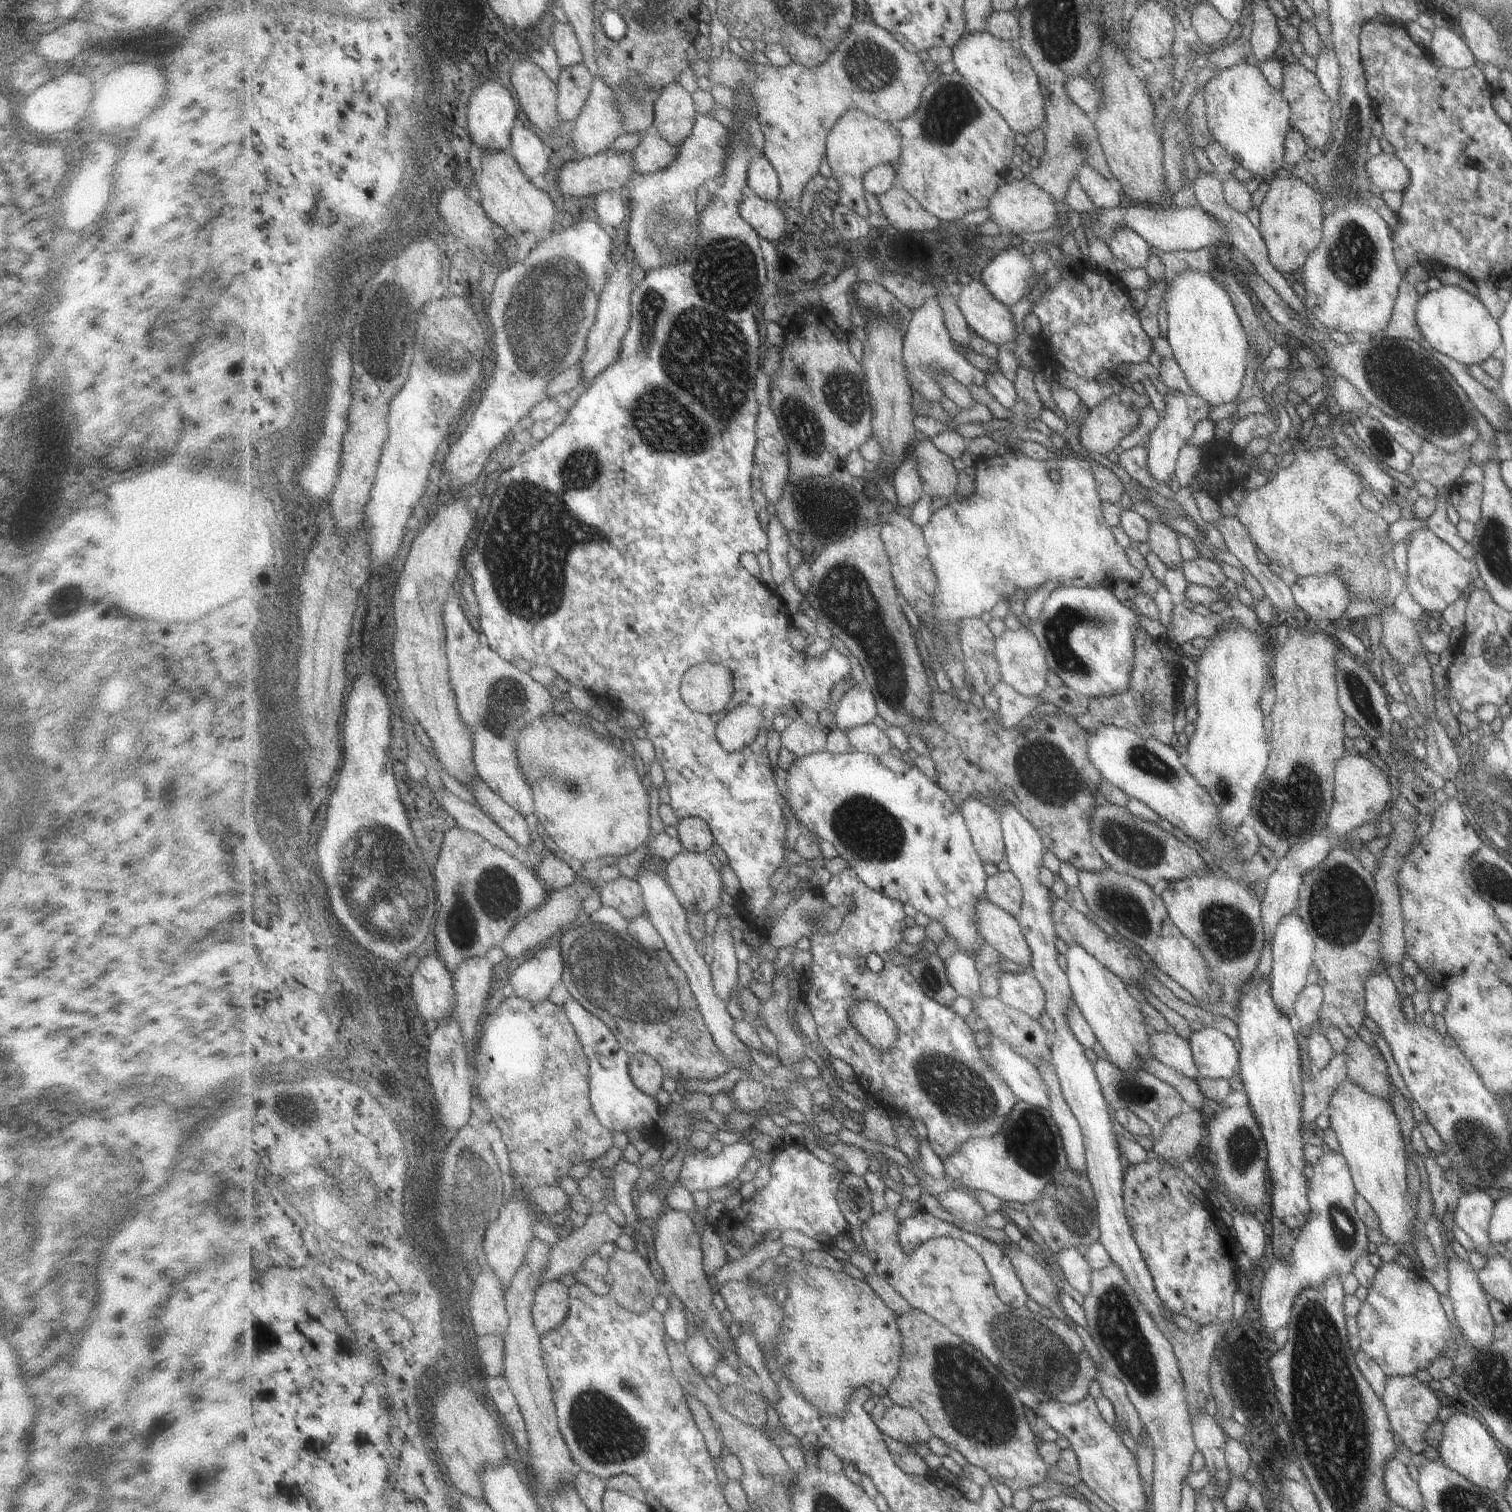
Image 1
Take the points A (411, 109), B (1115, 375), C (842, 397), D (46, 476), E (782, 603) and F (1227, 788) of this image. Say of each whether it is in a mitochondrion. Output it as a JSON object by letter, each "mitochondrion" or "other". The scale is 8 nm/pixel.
{"A":"other","B":"other","C":"mitochondrion","D":"mitochondrion","E":"other","F":"mitochondrion"}

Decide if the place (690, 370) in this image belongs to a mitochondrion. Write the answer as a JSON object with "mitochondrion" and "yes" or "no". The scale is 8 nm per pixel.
{"mitochondrion":"yes"}

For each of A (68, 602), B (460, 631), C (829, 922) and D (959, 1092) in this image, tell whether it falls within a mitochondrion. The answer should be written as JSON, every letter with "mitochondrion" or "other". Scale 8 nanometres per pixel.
{"A":"mitochondrion","B":"other","C":"other","D":"mitochondrion"}

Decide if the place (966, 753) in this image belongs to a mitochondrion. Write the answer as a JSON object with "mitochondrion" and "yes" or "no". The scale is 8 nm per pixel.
{"mitochondrion":"no"}

